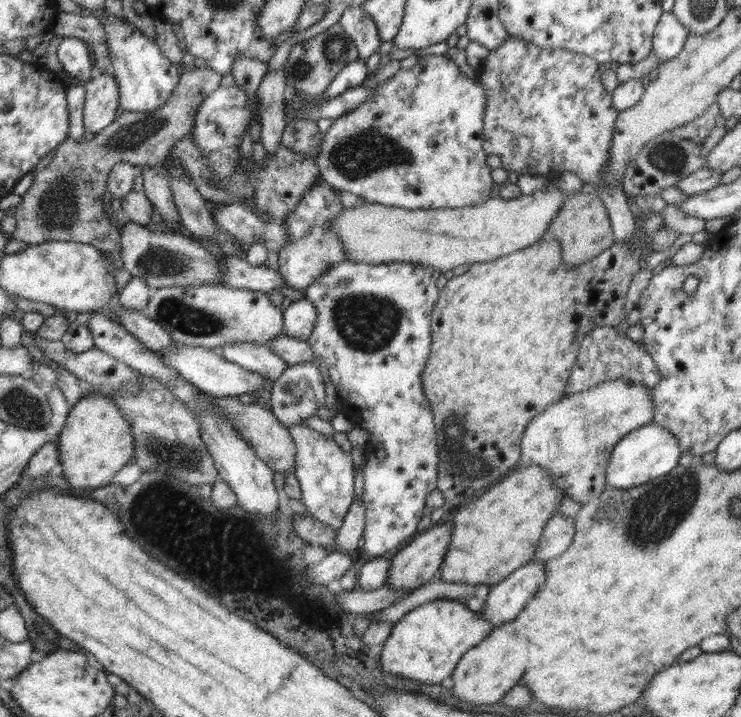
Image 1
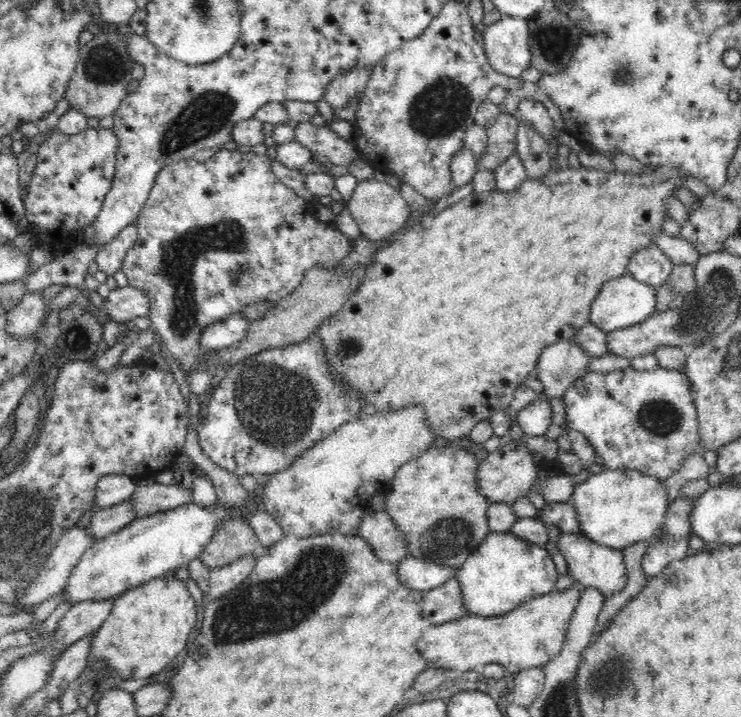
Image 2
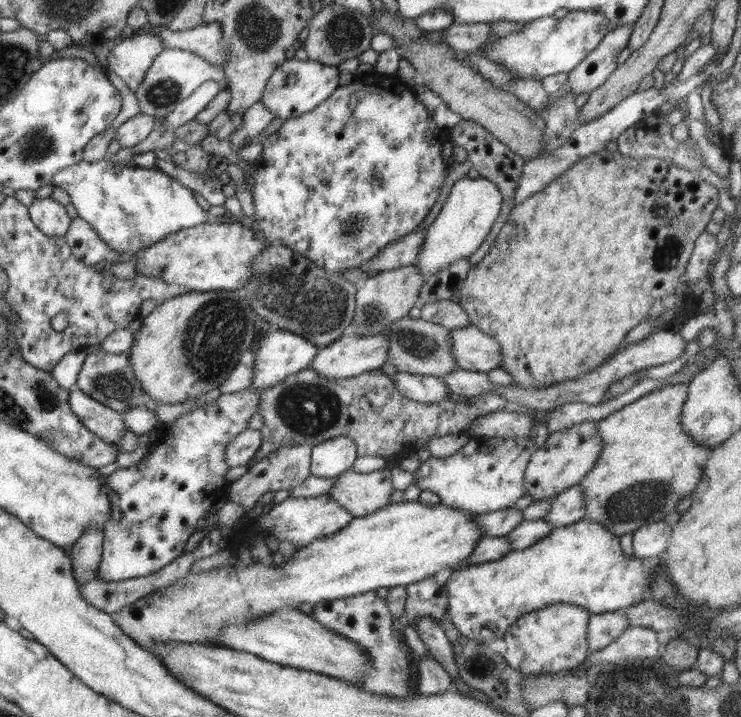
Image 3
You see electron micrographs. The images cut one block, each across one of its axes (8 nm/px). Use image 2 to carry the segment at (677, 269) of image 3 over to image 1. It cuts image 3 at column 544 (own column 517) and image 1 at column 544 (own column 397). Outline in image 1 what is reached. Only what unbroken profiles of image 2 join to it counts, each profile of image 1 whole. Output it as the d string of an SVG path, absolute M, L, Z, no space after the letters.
M636 213L635 239L628 244L614 242L580 266L570 268L564 264L560 242L546 231L542 240L532 246L491 262L471 264L468 271L454 275L439 290L430 319L431 351L421 384L434 414L440 458L437 489L442 492L447 507L473 502L518 468L526 426L532 418L563 398L584 335L596 326L616 327L623 322L628 287L635 274L642 270L639 261L646 260L654 252L653 244L646 244L652 236L641 232L640 217L645 218L645 215Z

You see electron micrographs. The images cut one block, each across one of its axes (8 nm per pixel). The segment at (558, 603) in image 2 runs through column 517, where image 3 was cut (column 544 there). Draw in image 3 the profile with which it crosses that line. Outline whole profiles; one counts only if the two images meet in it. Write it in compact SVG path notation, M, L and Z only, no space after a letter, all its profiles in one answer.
M558 602L520 616L504 633L503 659L525 674L561 673L583 664L590 652L588 621L590 613L580 606Z

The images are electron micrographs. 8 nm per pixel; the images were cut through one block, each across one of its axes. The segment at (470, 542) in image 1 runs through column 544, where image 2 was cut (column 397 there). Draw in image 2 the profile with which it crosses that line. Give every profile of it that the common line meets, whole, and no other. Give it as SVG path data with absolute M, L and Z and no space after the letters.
M440 443L440 446L433 444L428 450L425 450L418 458L414 458L412 462L404 464L396 470L394 474L394 480L390 484L390 490L386 492L386 513L390 515L390 519L394 519L394 523L398 525L398 529L404 533L404 539L406 539L406 545L408 545L408 555L412 555L418 558L431 558L432 560L446 566L452 566L460 568L471 554L484 542L486 536L488 536L488 508L489 501L478 491L478 479L476 479L476 472L478 472L478 460L473 451L465 450L464 447L453 446L449 444Z

